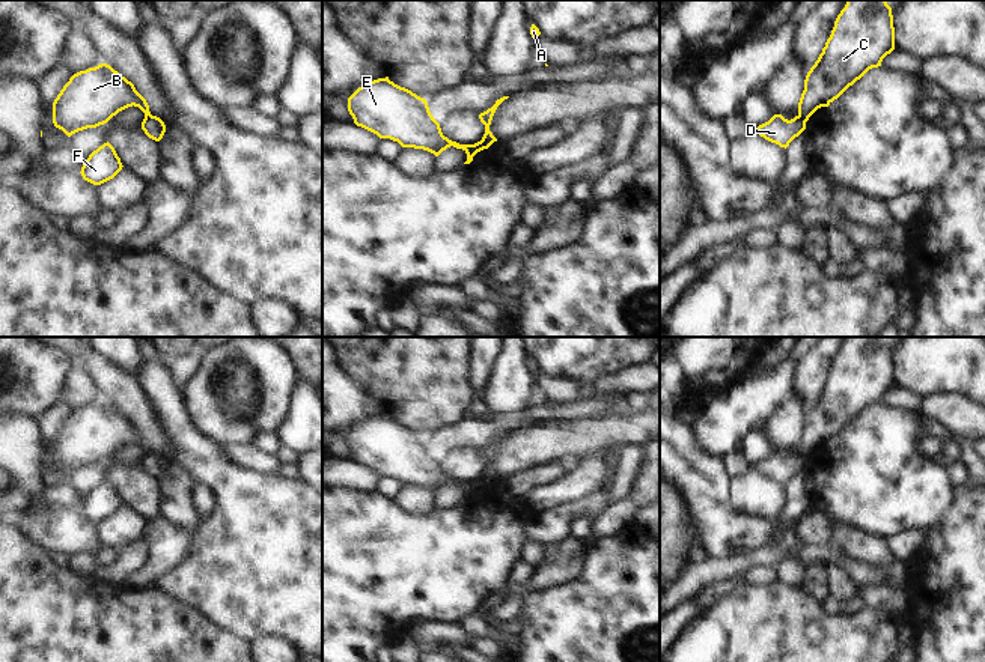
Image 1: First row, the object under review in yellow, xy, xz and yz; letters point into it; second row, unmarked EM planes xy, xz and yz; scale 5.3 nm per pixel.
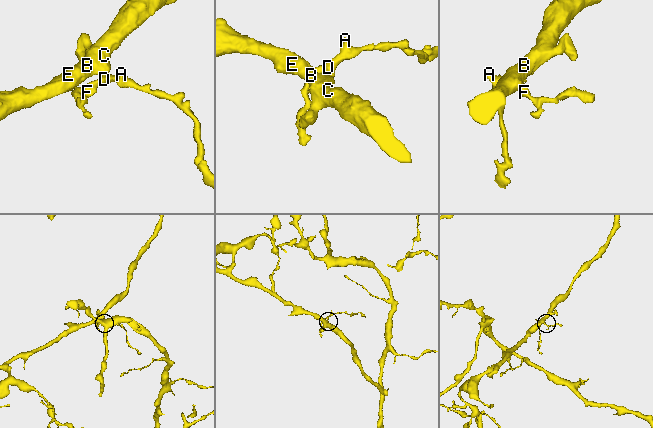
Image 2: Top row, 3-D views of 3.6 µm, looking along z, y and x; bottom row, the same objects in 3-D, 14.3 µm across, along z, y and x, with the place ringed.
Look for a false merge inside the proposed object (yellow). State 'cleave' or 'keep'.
cleave

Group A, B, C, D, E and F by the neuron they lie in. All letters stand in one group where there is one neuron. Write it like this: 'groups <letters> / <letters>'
groups A D F / B C E

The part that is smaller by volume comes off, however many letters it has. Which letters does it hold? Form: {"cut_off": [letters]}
{"cut_off": ["A", "D", "F"]}

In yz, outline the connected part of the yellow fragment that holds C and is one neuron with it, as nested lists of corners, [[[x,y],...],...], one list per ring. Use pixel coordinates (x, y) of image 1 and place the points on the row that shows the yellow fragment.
[[[846,0],[834,21],[830,38],[815,65],[806,75],[798,102],[798,117],[809,117],[821,107],[828,107],[869,69],[881,66],[883,59],[895,50],[892,8],[886,0]]]

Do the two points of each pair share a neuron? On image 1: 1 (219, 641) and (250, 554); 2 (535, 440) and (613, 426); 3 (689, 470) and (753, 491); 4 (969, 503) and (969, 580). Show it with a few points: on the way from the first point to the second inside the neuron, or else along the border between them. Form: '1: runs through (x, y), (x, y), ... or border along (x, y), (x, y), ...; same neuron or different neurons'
1: border along (195, 607), (219, 625), (252, 643); different neurons
2: runs through (555, 440), (594, 438); same neuron
3: border along (731, 479), (732, 503), (741, 512), (752, 515); different neurons
4: runs through (969, 522), (969, 560); same neuron

